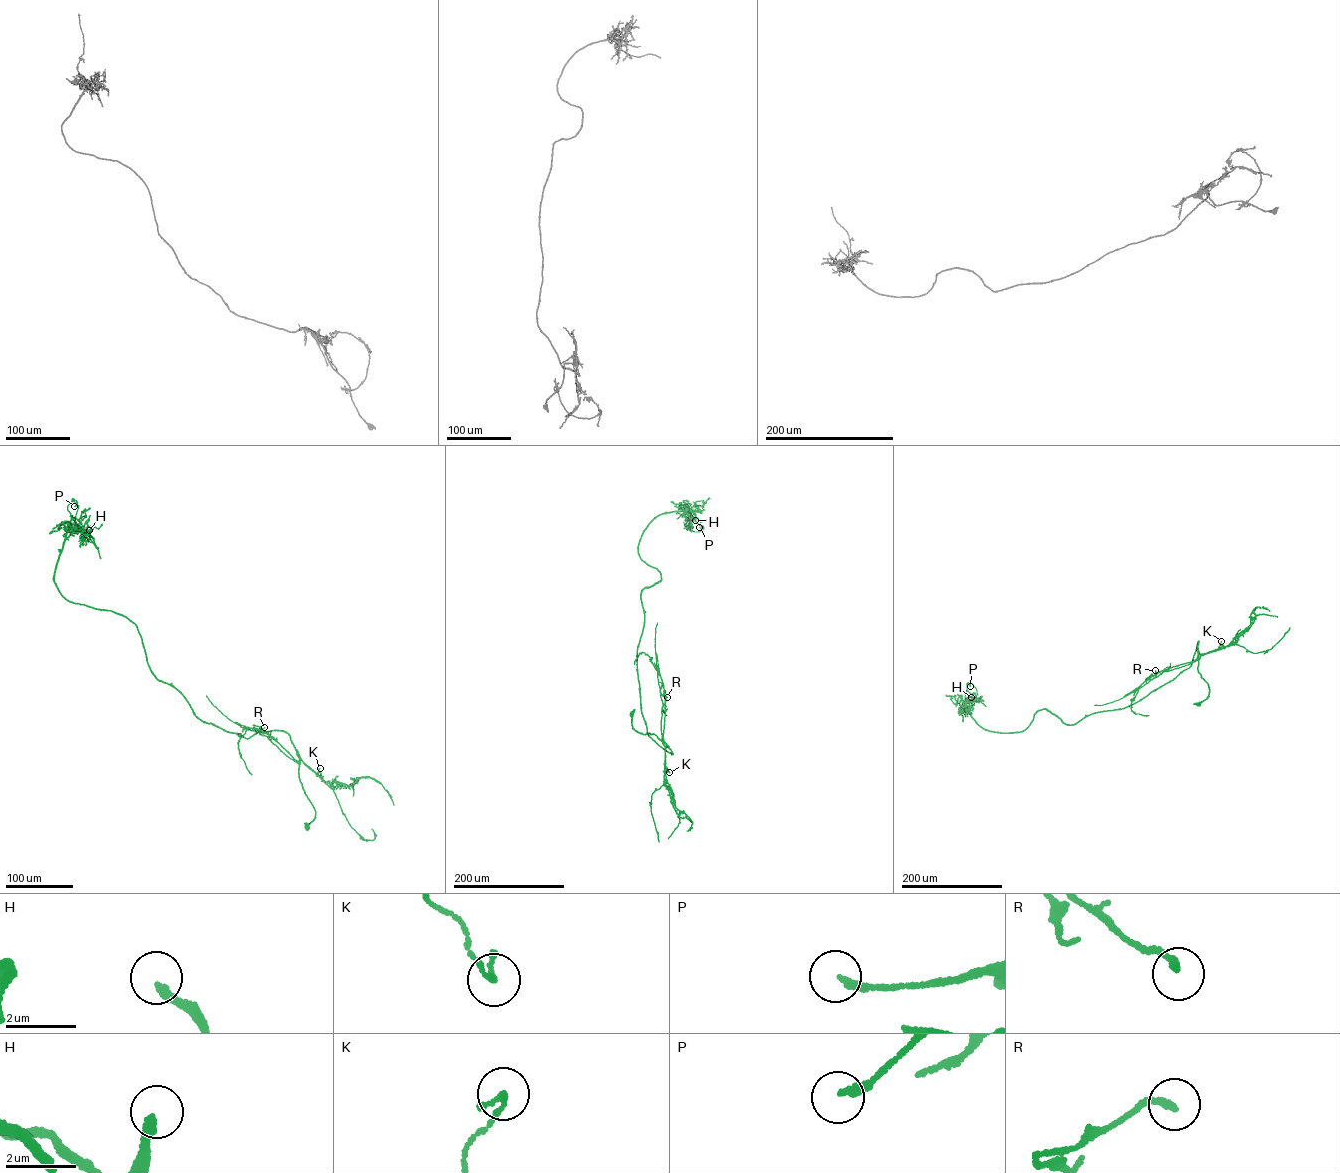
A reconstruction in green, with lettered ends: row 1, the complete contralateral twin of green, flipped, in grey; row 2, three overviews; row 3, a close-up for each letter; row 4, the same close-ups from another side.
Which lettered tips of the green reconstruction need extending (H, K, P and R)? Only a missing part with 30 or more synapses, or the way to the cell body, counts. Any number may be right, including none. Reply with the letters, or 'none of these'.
H

